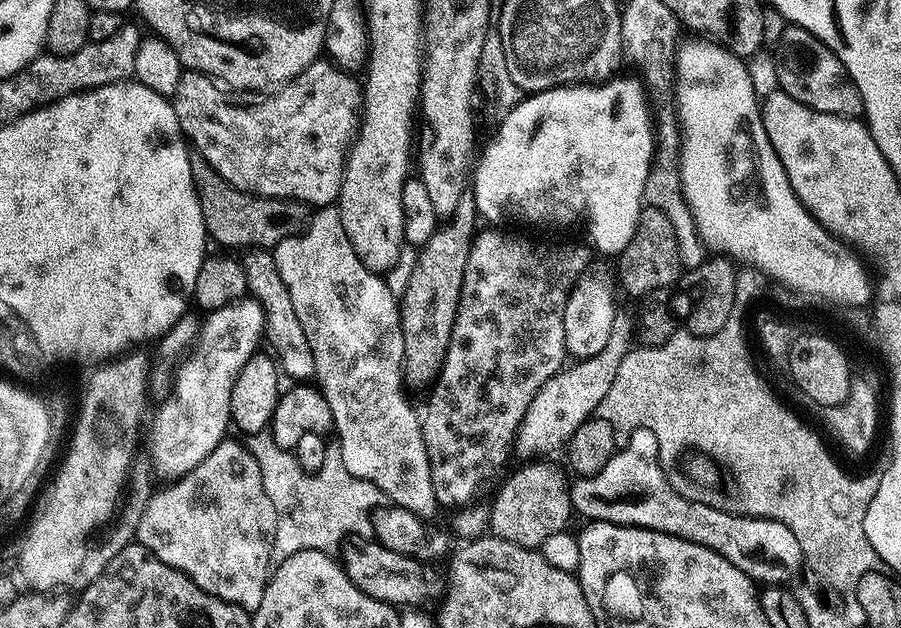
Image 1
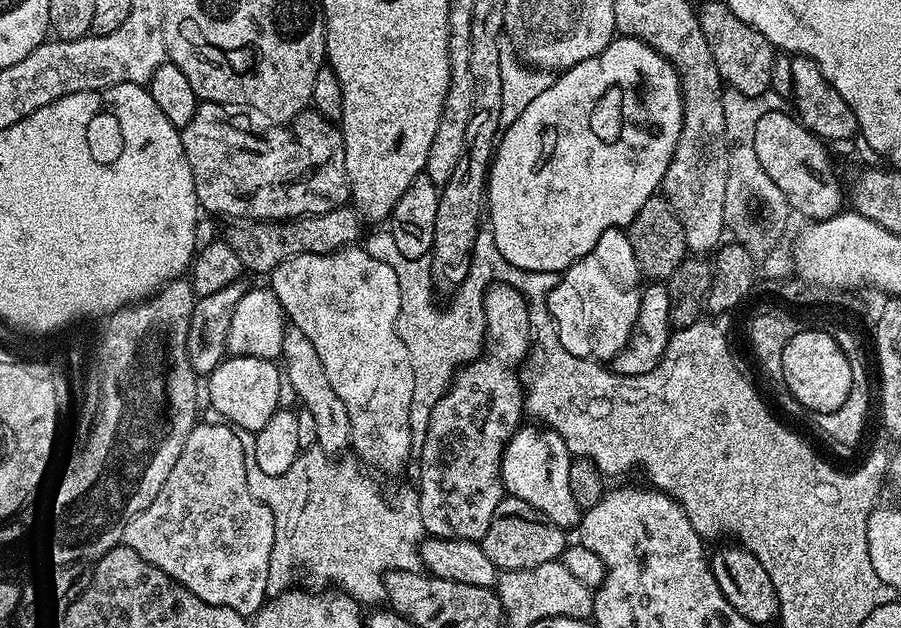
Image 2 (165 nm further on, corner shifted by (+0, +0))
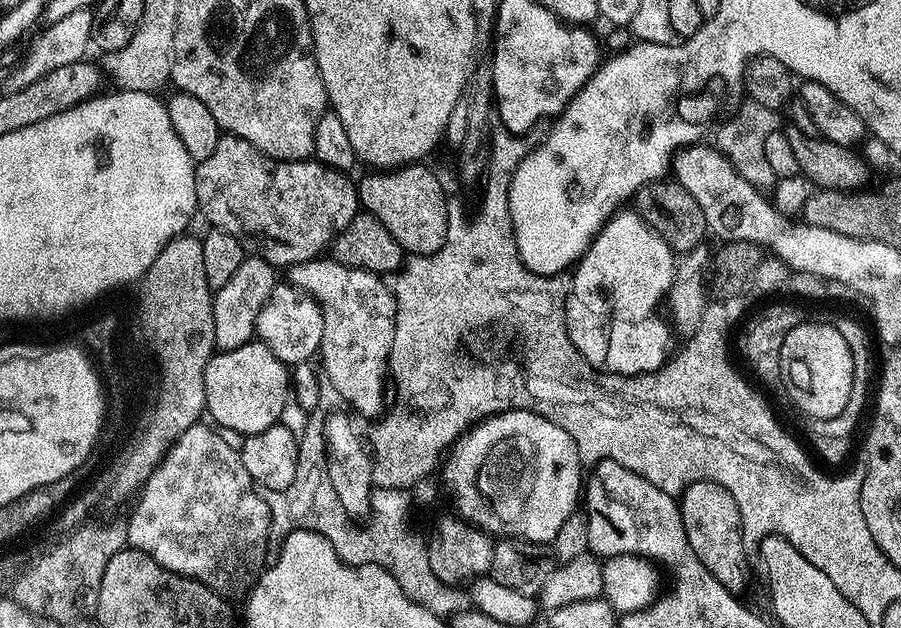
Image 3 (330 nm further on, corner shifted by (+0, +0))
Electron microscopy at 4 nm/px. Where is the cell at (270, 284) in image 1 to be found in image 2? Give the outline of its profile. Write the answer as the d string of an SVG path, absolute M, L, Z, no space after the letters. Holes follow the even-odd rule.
M294 326L284 334L284 354L282 372L286 384L296 391L298 399L304 403L307 419L313 420L317 426L317 445L329 454L340 454L340 451L351 445L350 418L346 414L346 406L342 406L342 398L338 398L334 386L330 386L330 378L326 378L326 369L322 366L322 358L318 358L318 350L314 350L314 342L302 334Z

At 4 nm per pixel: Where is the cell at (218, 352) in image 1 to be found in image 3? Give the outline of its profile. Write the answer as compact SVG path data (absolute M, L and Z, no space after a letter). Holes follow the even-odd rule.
M280 282L257 315L255 335L259 343L265 344L284 365L295 366L311 361L319 353L323 321L320 307L307 292L296 288L291 282Z

